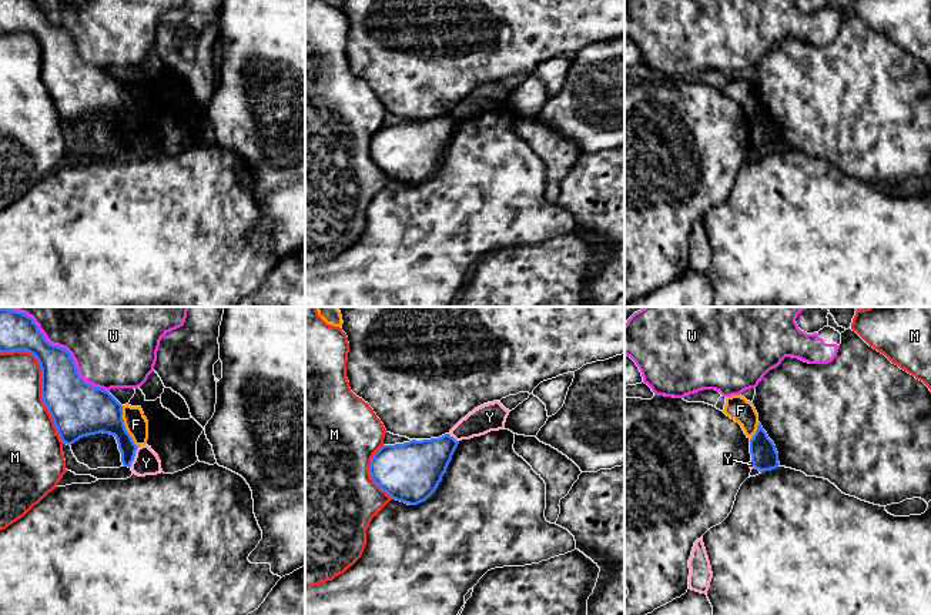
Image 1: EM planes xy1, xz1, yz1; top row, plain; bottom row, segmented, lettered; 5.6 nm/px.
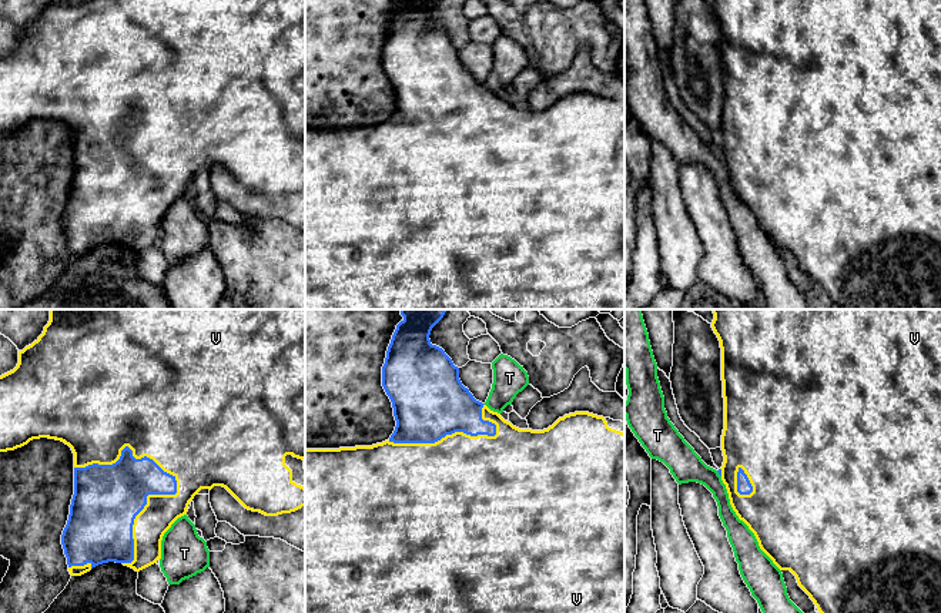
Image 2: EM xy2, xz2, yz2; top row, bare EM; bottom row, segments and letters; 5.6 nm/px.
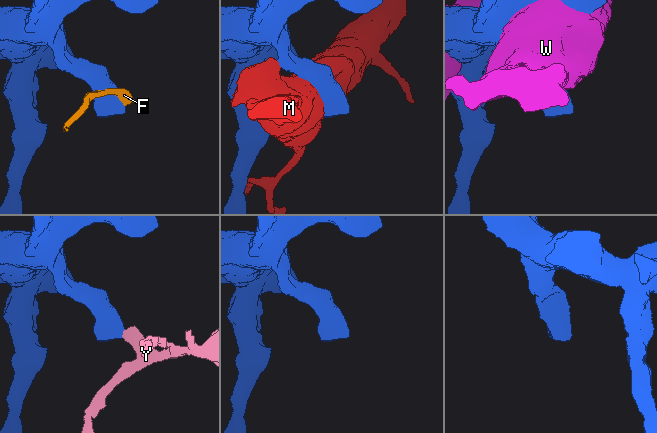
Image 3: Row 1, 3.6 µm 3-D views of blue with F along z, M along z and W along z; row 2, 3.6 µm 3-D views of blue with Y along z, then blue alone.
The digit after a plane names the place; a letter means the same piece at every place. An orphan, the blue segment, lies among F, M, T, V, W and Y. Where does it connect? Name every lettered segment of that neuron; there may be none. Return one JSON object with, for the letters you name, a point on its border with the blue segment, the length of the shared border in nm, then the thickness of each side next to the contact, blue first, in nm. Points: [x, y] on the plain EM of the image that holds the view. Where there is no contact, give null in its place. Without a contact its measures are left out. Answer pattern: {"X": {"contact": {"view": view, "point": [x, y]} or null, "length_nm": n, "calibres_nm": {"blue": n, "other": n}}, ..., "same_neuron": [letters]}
{"V": {"contact": {"view": "xy2", "point": [157, 174]}, "length_nm": 650, "calibres_nm": {"blue": 360, "other": 240}}, "same_neuron": ["V"]}

